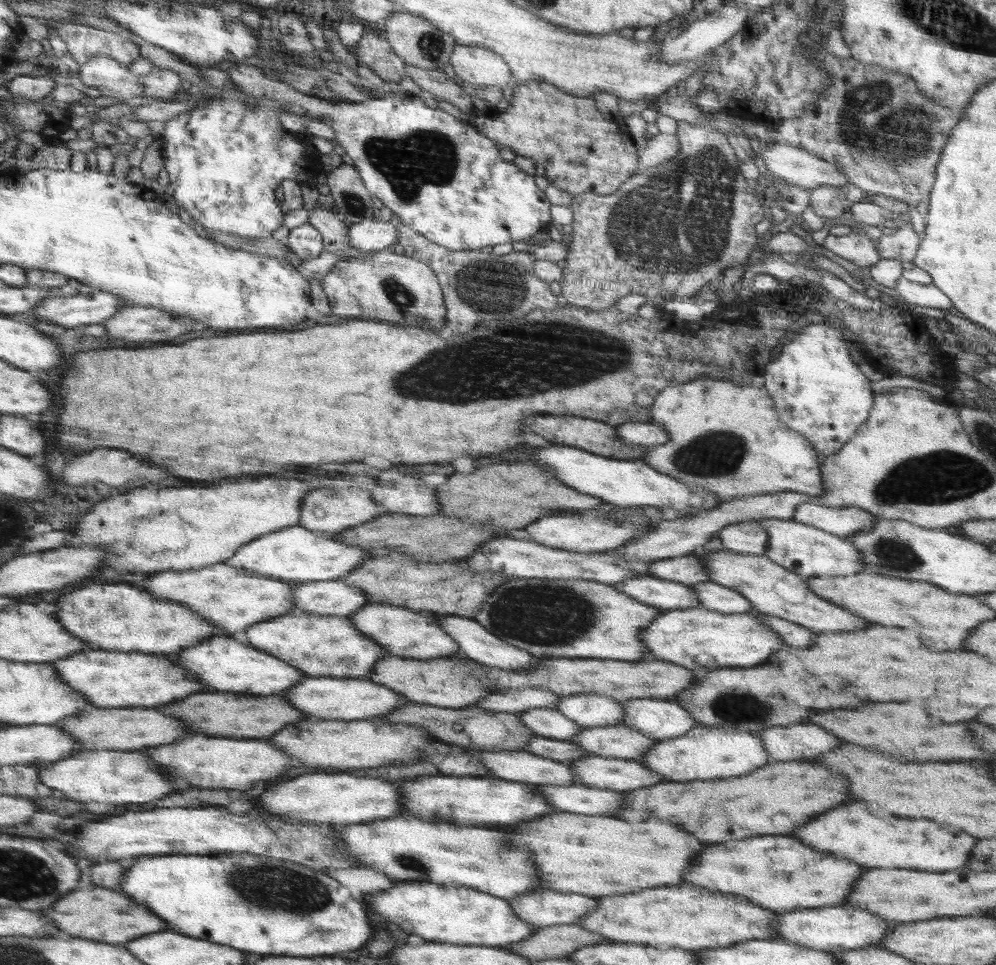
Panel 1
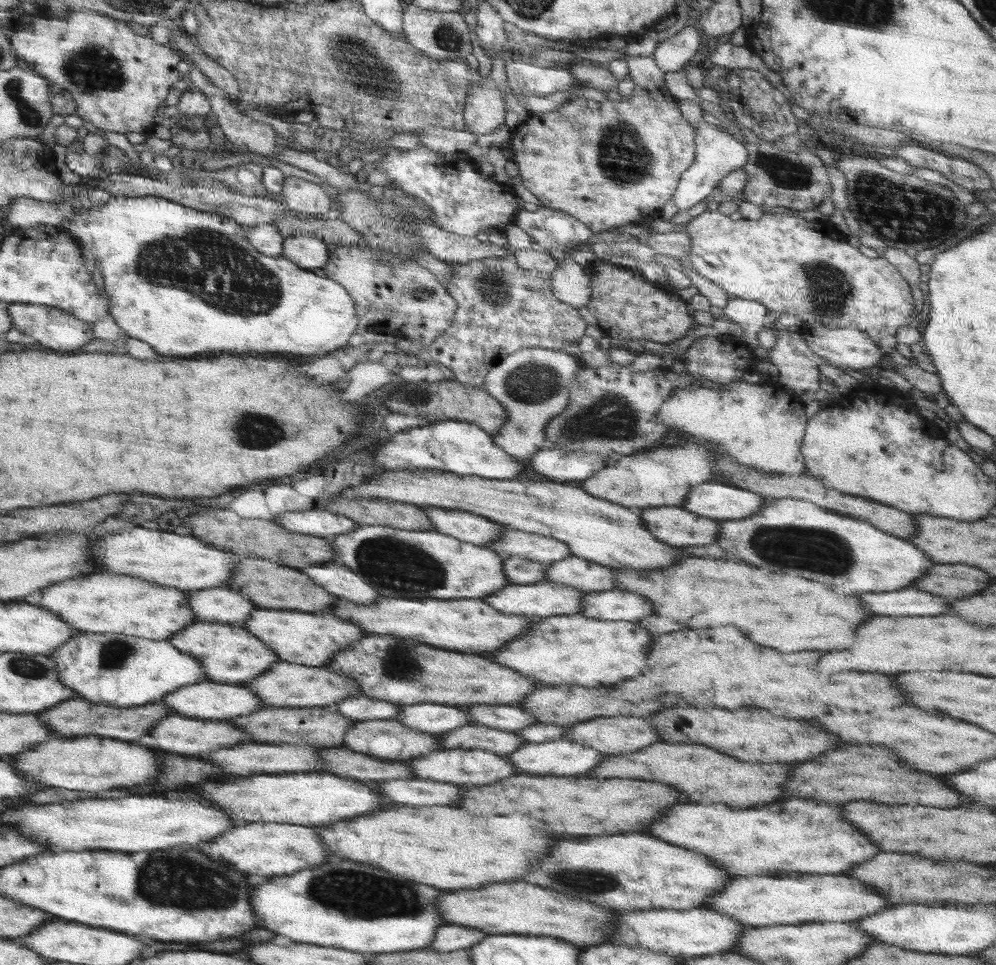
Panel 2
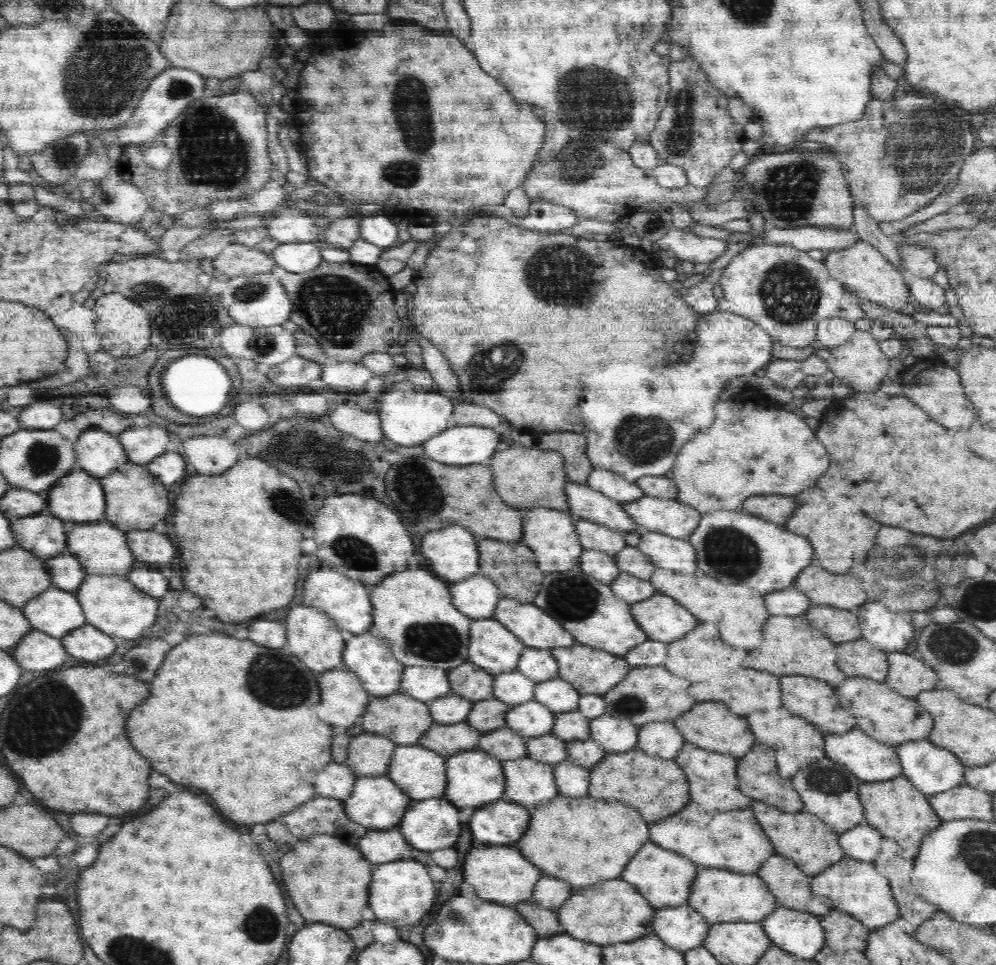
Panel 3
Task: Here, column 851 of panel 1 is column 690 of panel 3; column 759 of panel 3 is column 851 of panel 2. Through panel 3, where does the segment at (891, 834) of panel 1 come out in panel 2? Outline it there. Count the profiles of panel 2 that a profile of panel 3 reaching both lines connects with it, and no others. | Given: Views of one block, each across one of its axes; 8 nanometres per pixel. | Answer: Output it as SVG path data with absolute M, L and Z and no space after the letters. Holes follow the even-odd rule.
M786 798L778 802L770 802L762 807L750 807L748 810L730 808L726 804L686 804L674 808L670 812L670 828L668 816L658 820L654 828L650 828L652 836L662 836L662 840L674 840L674 844L682 844L684 848L694 848L698 852L706 852L714 856L714 860L722 860L730 872L738 872L738 877L754 875L786 875L818 872L818 874L838 874L844 870L862 864L876 854L880 848L868 840L858 828L842 818L842 806L820 804L812 799Z

